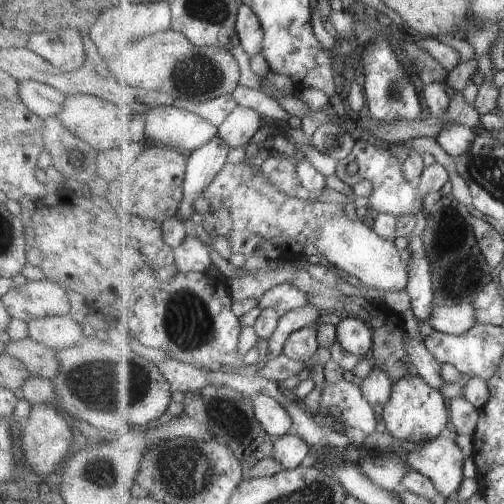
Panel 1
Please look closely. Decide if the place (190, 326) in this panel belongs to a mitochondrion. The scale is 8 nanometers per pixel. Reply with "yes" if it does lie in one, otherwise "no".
yes

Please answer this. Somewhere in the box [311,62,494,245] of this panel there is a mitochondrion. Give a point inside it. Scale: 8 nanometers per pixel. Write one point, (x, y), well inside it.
(395, 88)

